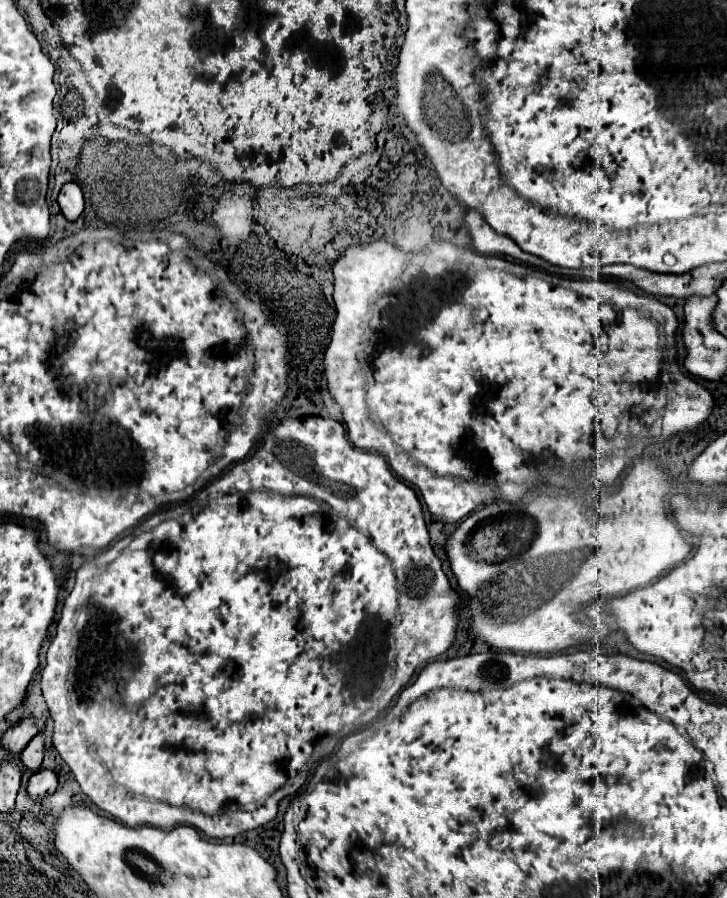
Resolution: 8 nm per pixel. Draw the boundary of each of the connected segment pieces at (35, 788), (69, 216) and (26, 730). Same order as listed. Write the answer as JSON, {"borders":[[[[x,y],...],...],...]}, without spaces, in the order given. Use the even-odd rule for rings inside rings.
{"borders":[[[[38,770],[28,780],[28,794],[30,798],[42,798],[46,794],[52,794],[58,786],[58,776],[54,770]]],[[[76,182],[64,184],[58,194],[58,204],[60,204],[60,210],[66,216],[66,220],[76,220],[85,208],[85,199],[80,186]]],[[[28,716],[24,720],[20,720],[18,724],[14,724],[2,738],[2,746],[10,752],[10,754],[20,754],[24,750],[24,746],[32,740],[32,736],[36,736],[40,732],[38,728],[38,720]]]]}

